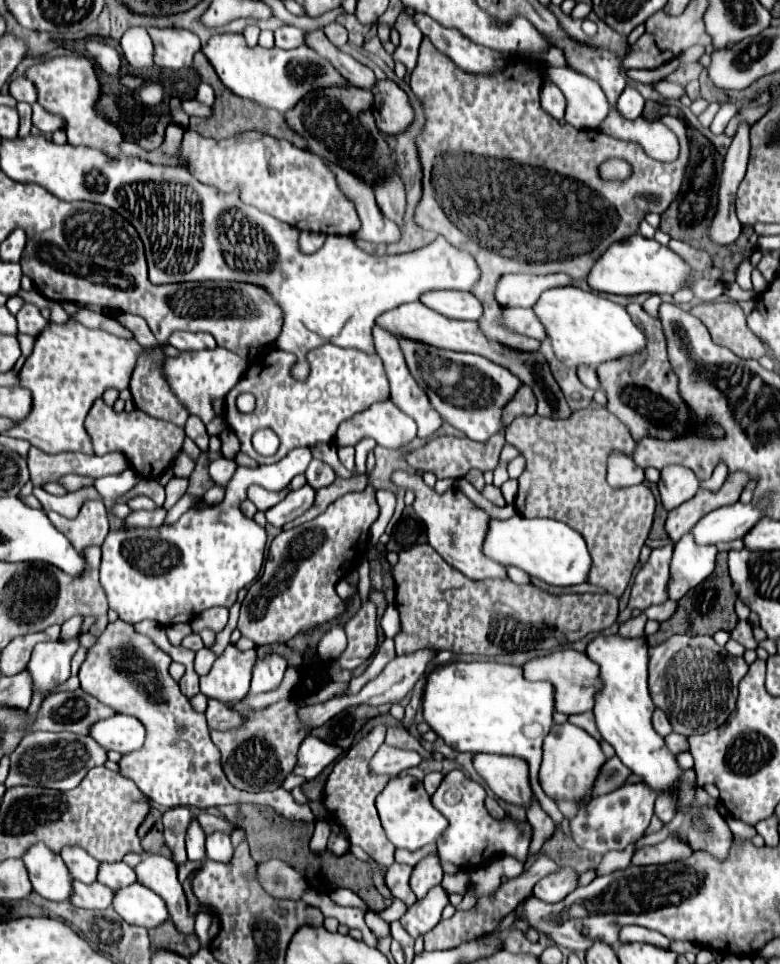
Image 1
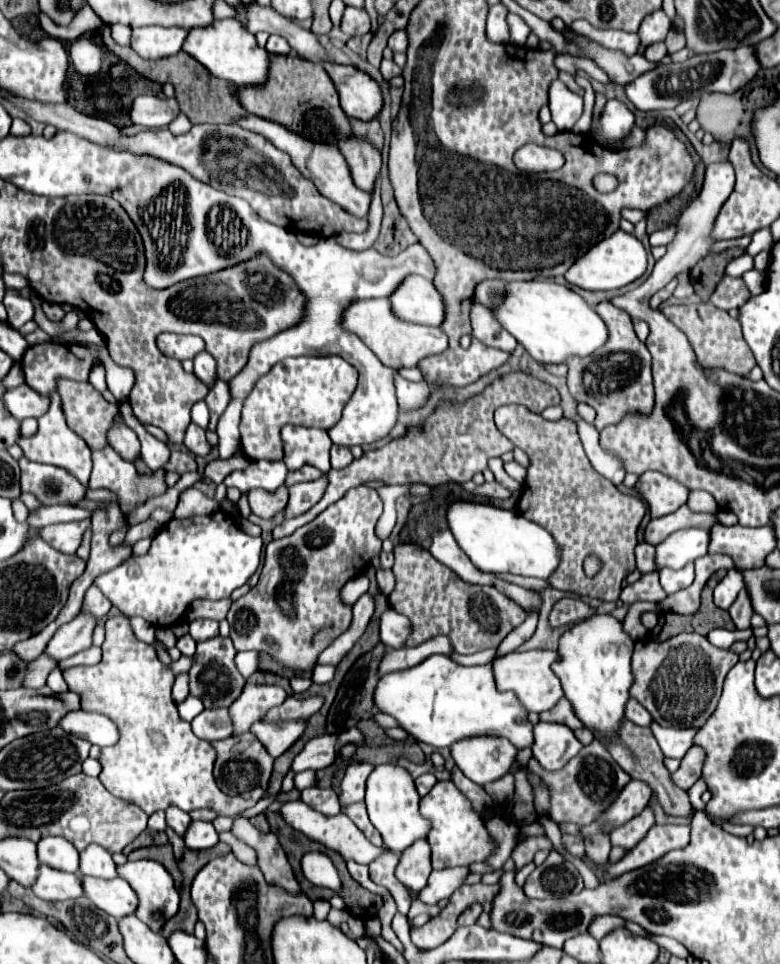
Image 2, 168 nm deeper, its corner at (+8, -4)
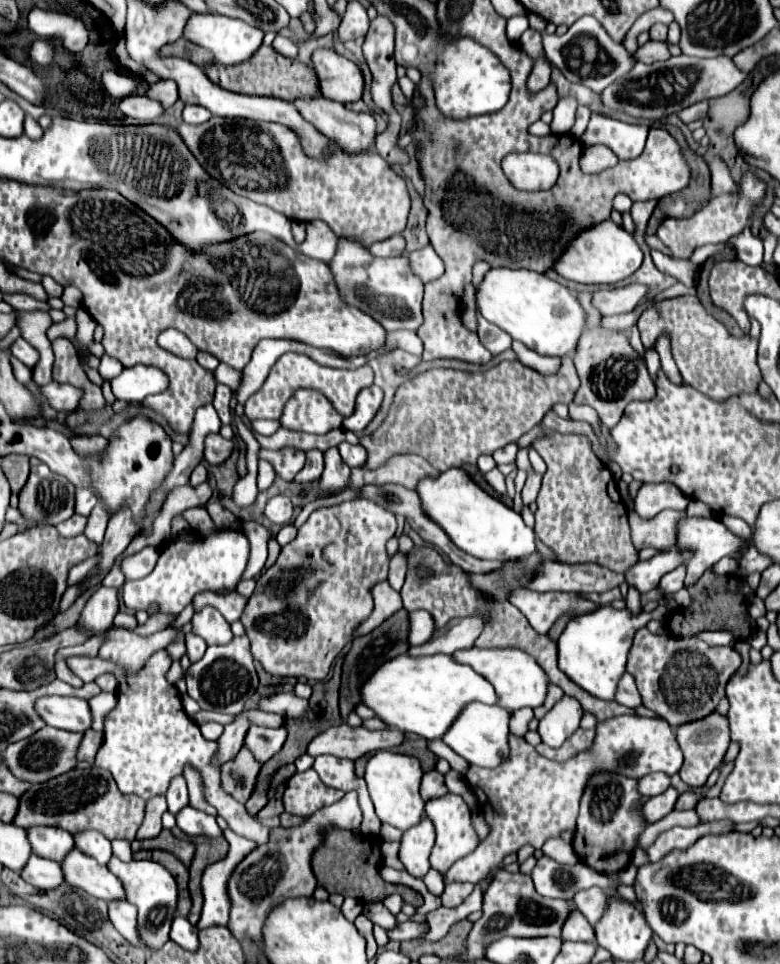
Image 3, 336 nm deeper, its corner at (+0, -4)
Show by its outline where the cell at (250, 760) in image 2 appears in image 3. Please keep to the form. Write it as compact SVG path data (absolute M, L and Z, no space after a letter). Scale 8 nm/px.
M241 747L235 759L221 765L221 785L227 793L231 793L237 801L247 803L257 785L257 775L263 763L253 757L247 747Z

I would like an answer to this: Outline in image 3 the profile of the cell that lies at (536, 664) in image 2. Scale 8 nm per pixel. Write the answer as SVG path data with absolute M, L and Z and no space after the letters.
M471 647L467 651L455 653L453 659L473 667L479 675L489 679L489 683L495 687L497 695L501 697L499 705L505 707L507 711L517 711L521 707L535 709L535 707L541 707L545 703L547 689L549 689L549 677L543 671L543 667L537 663L537 659L533 655L521 651L521 649L515 649L515 647L507 647L507 649L477 649L477 647Z

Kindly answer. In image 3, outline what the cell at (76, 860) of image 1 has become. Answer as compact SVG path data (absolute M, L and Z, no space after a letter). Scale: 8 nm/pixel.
M39 827L29 829L29 841L33 845L33 853L39 857L53 859L57 863L63 863L67 853L75 849L75 839L71 833L65 833L57 827Z

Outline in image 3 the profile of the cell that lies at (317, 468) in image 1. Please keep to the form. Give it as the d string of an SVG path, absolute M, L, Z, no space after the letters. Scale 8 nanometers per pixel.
M311 449L307 453L307 463L297 473L295 481L297 483L313 483L313 481L317 481L321 477L321 473L323 473L323 453L319 449Z

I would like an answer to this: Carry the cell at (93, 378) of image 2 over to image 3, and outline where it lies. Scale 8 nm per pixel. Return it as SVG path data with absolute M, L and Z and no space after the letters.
M103 355L97 371L99 371L99 375L101 375L105 381L111 381L113 377L117 377L117 375L123 371L123 365L121 365L117 359L111 359L109 355Z

